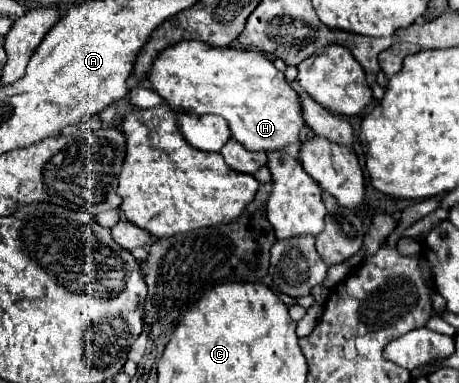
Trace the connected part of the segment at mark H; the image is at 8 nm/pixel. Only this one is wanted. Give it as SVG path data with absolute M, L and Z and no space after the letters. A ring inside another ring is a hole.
M183 41L159 53L149 81L175 109L191 115L211 113L223 117L229 123L233 139L249 151L283 151L289 145L301 143L299 133L307 131L301 97L265 53Z

